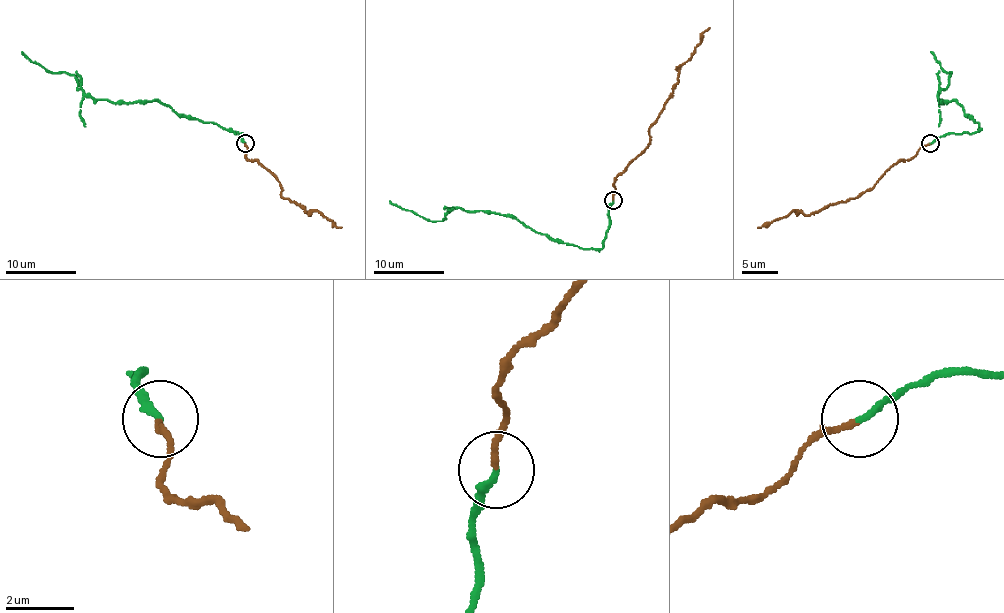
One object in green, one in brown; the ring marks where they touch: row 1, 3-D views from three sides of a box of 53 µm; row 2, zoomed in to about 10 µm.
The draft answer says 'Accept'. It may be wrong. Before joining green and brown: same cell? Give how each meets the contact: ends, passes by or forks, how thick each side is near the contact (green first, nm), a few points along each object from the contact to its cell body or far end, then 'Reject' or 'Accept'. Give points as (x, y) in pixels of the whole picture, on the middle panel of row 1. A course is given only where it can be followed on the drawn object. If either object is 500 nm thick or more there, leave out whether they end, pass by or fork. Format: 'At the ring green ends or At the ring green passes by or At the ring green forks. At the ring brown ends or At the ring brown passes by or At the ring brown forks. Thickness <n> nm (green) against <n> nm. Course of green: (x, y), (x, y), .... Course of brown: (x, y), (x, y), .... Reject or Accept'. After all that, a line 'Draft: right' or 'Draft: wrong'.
At the ring green ends. At the ring brown ends. Thickness 220 nm (green) against 180 nm. Course of green: (614, 201), (601, 249), (550, 240), (499, 213), (456, 208), (440, 220), (389, 201). Course of brown: (614, 199), (614, 181), (647, 146), (651, 125), (677, 81), (679, 68), (709, 28). Reject
Draft: wrong

